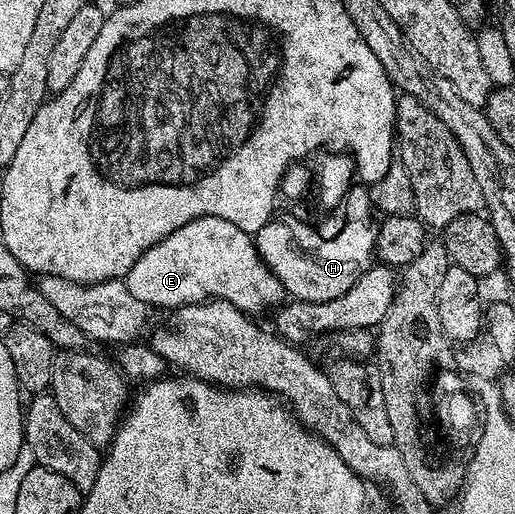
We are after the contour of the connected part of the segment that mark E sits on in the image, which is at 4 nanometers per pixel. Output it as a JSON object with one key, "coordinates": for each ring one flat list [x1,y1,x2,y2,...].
{"coordinates":[[216,216,197,218,176,228,176,232,172,232,152,248,148,248,148,252,144,252,140,260,132,264,124,281,128,292,132,292,136,300,144,300,151,308,157,308,157,306,177,308,219,298,232,304,236,309,244,311,247,316,259,316,258,314,264,313,269,306,281,307,288,298,285,287,258,255,255,239,240,228,236,228,236,224,228,220,220,220]]}

